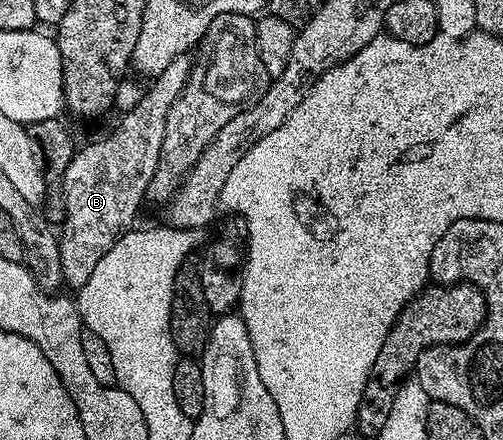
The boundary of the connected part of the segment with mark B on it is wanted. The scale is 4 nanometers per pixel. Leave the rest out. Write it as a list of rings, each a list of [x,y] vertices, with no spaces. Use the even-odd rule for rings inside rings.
[[[190,54],[178,55],[169,61],[169,66],[161,69],[161,73],[150,80],[151,88],[132,105],[131,111],[123,115],[112,135],[105,139],[99,139],[96,143],[87,143],[76,150],[75,156],[69,161],[69,169],[65,169],[63,174],[63,233],[58,236],[60,247],[60,263],[63,270],[63,282],[67,287],[78,289],[89,281],[89,276],[93,274],[93,269],[97,266],[97,261],[119,238],[132,226],[135,214],[139,211],[139,206],[147,199],[147,187],[153,181],[153,173],[157,173],[157,161],[161,157],[161,141],[165,141],[165,125],[167,115],[173,109],[181,89],[189,79],[193,59]]]

